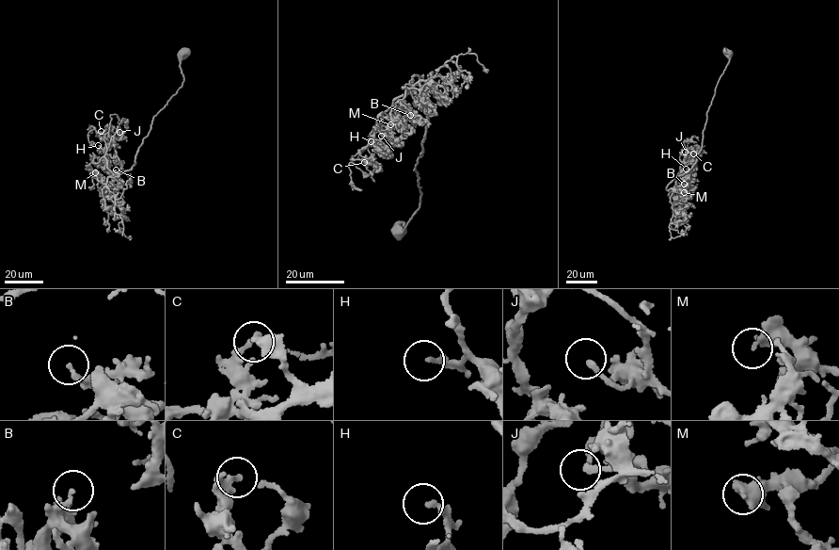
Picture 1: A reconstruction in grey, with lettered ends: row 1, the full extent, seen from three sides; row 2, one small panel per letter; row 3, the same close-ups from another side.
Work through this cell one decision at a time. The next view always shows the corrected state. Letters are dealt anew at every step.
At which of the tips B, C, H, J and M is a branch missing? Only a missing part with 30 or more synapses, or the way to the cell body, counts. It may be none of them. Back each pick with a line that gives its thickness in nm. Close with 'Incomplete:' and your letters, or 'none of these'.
H: 190 nm thick
Incomplete: H

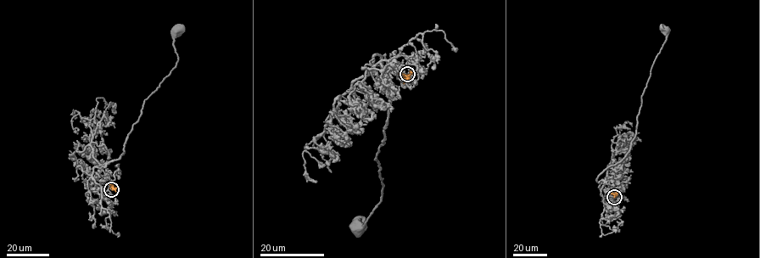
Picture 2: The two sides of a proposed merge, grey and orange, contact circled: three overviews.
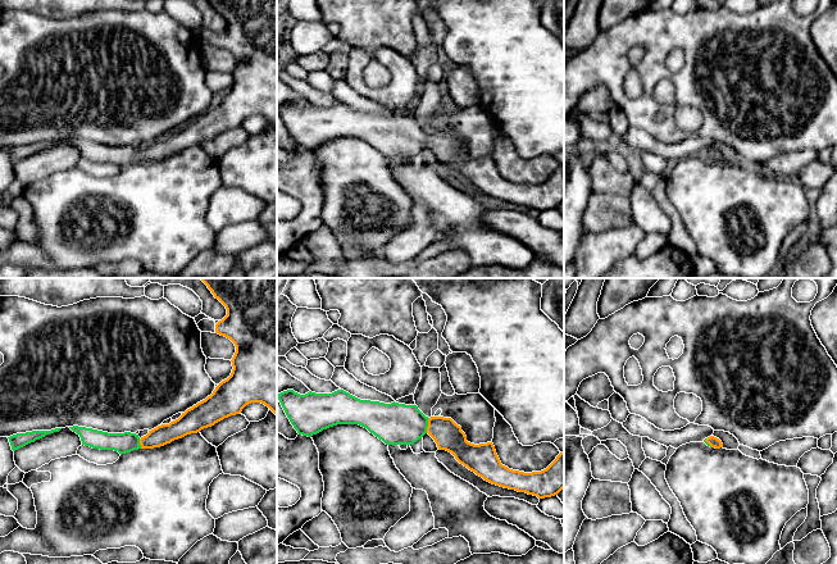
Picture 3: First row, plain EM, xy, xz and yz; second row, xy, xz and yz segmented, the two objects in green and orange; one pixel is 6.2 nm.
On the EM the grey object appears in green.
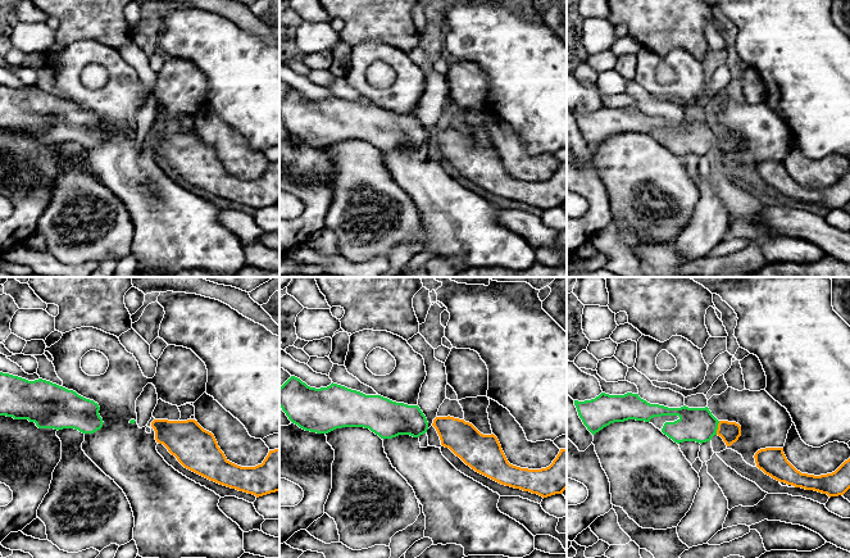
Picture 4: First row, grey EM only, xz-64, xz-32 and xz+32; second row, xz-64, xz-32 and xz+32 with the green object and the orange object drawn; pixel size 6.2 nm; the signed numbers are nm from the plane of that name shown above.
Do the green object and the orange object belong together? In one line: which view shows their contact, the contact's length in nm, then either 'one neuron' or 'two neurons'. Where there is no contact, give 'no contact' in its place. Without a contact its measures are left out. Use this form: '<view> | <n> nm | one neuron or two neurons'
xz | 100 nm | one neuron

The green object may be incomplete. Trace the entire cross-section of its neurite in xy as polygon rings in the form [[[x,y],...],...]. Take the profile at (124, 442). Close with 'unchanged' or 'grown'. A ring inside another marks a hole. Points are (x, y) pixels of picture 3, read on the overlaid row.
[[[277,278],[200,279],[227,309],[227,315],[215,324],[215,333],[229,338],[236,346],[231,376],[222,381],[210,396],[187,409],[178,419],[158,426],[141,438],[131,432],[108,433],[78,426],[69,427],[81,437],[82,445],[114,450],[120,455],[138,449],[160,447],[240,414],[251,402],[261,402],[277,415]]]; grown

